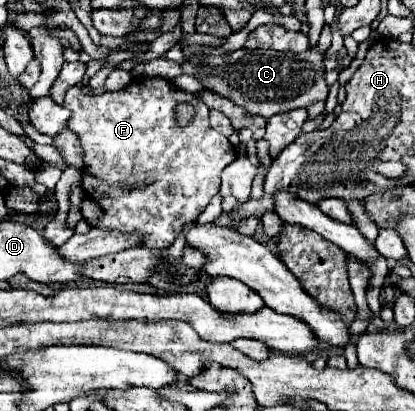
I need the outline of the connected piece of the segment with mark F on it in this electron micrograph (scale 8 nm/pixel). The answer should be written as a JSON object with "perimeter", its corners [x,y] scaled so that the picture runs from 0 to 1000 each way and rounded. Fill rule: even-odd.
{"perimeter":[[[333,187],[308,212],[289,221],[255,221],[251,231],[207,231],[193,212],[169,212],[149,255],[173,270],[164,309],[188,328],[202,367],[198,460],[222,489],[241,499],[246,513],[227,552],[333,567],[342,577],[342,601],[395,606],[414,596],[439,552],[453,538],[472,538],[506,484],[530,465],[530,416],[569,382],[554,343],[506,309],[506,265],[496,260],[496,251],[472,241],[463,226],[443,226],[414,212],[410,197],[386,187]],[[434,251],[458,251],[467,260],[467,285],[453,304],[434,304],[424,290],[424,260]],[[328,421],[366,426],[371,440],[352,455],[328,455],[342,440],[294,440]]]}

